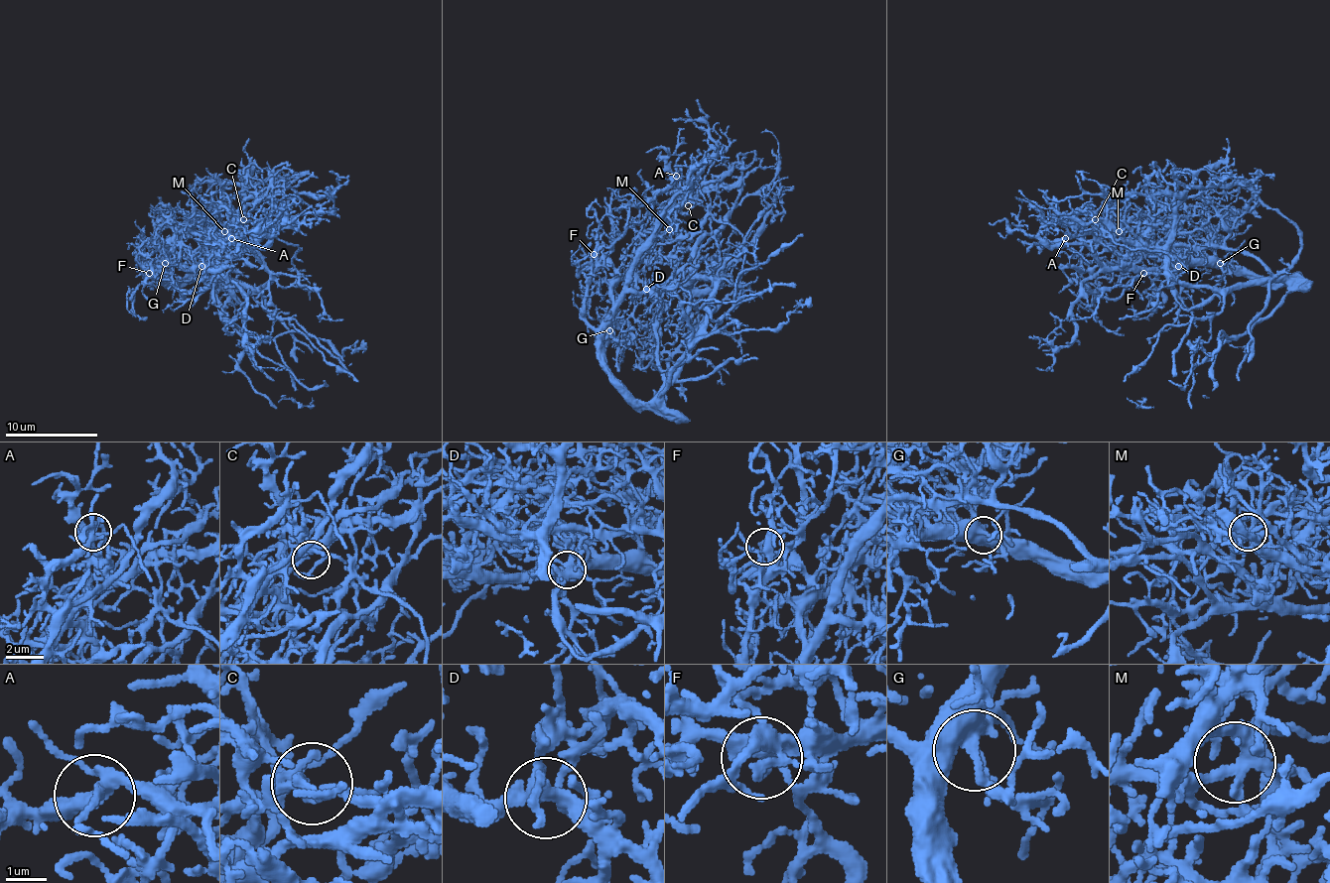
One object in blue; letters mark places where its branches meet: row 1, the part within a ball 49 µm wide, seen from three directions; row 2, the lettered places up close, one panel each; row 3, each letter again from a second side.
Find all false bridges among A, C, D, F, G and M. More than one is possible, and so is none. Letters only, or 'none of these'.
none of these

